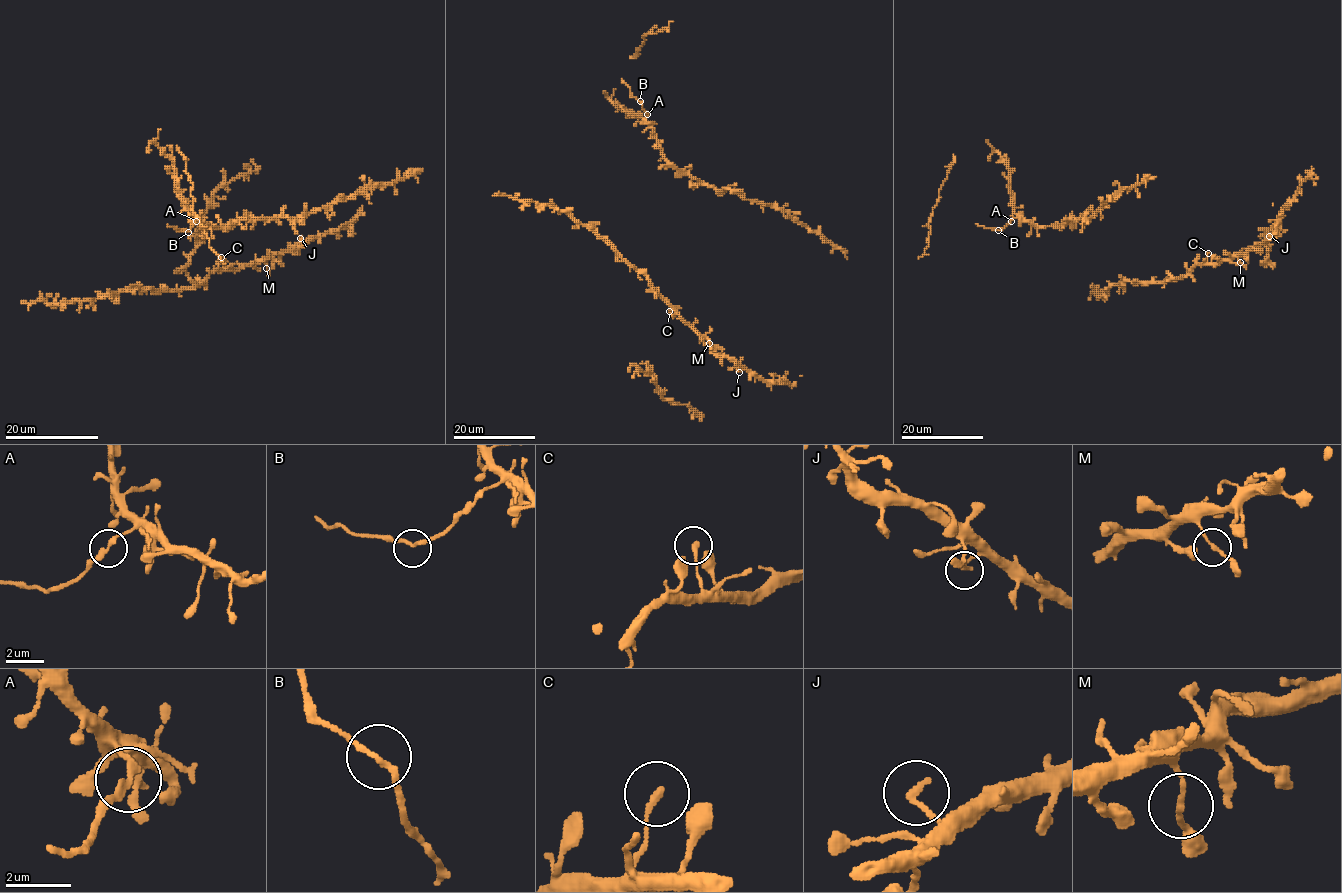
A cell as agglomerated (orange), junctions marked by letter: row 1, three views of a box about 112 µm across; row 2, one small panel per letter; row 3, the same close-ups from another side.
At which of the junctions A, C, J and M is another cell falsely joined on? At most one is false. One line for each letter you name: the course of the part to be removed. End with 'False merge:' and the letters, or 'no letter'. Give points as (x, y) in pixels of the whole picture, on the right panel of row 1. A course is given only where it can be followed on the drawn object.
A: foreign part runs (1011, 220), (1000, 229), (976, 223)
False merge: A

